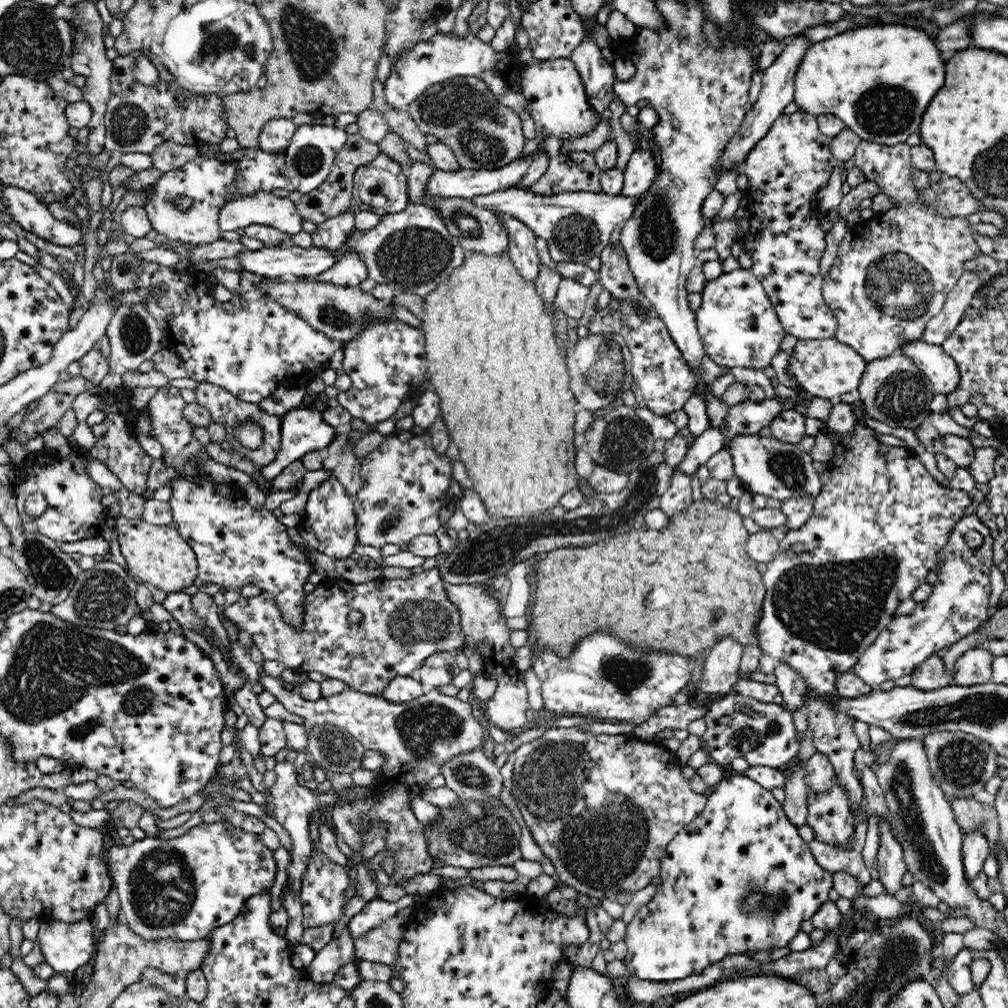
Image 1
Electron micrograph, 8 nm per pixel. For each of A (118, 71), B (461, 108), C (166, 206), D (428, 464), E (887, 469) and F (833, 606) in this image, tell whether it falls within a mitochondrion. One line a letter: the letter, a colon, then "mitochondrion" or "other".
A: other
B: mitochondrion
C: other
D: other
E: other
F: mitochondrion

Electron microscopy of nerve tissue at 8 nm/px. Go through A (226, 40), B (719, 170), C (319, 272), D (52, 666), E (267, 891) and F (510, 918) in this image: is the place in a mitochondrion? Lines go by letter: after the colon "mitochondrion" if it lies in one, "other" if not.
A: mitochondrion
B: other
C: other
D: mitochondrion
E: other
F: other

